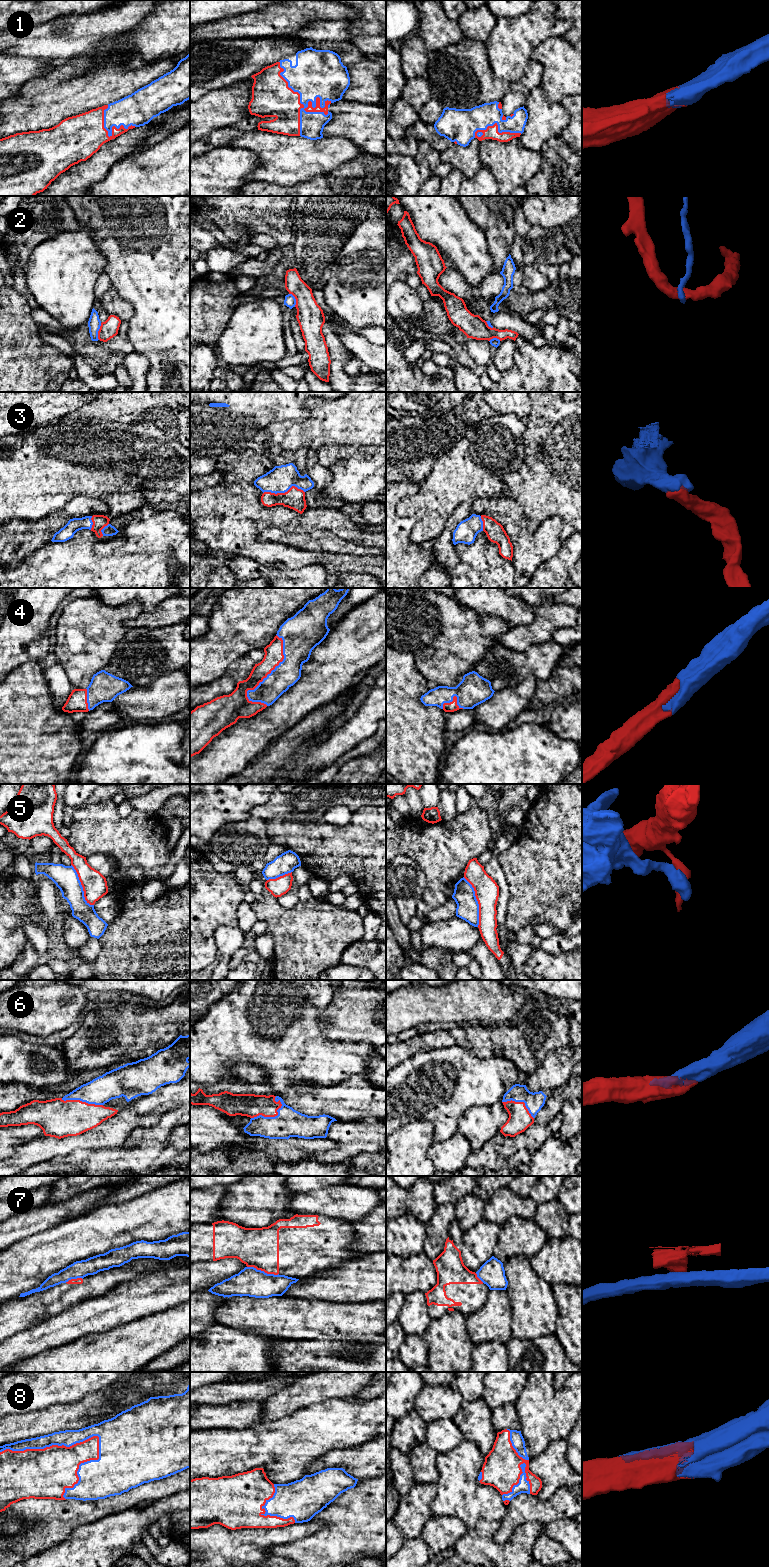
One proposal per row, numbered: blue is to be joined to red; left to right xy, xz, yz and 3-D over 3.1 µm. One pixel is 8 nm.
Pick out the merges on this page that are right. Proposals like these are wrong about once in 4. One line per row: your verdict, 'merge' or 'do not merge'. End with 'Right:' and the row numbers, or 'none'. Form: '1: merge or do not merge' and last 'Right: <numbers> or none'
1: merge
2: do not merge
3: merge
4: merge
5: do not merge
6: merge
7: do not merge
8: merge
Right: 1, 3, 4, 6, 8

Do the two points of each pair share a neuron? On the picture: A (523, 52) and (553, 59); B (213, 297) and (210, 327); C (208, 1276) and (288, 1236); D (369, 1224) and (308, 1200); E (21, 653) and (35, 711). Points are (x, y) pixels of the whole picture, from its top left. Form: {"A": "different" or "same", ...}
{"A": "different", "B": "same", "C": "different", "D": "different", "E": "different"}

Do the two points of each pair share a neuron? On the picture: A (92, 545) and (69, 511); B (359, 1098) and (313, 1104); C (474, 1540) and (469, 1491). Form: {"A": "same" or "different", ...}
{"A": "different", "B": "same", "C": "different"}

